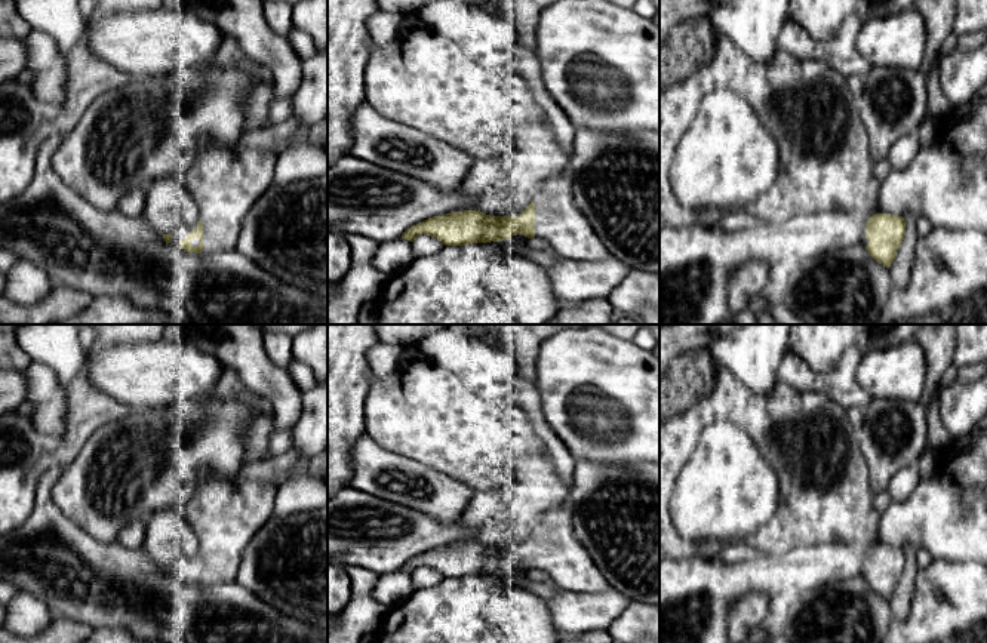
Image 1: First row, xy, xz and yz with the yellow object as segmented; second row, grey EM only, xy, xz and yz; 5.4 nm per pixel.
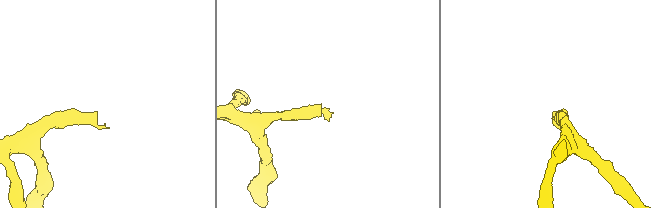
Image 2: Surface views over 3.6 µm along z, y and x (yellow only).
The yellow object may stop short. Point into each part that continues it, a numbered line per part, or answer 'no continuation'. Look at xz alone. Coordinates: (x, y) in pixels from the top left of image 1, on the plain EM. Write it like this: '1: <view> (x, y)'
1: xz (557, 551)

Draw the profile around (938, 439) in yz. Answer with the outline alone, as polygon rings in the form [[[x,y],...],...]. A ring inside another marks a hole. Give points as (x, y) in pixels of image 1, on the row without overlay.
[[[940,393],[934,394],[929,406],[926,407],[926,427],[928,427],[928,446],[943,452],[947,446],[951,444],[950,434],[944,430],[941,416],[940,416]]]

